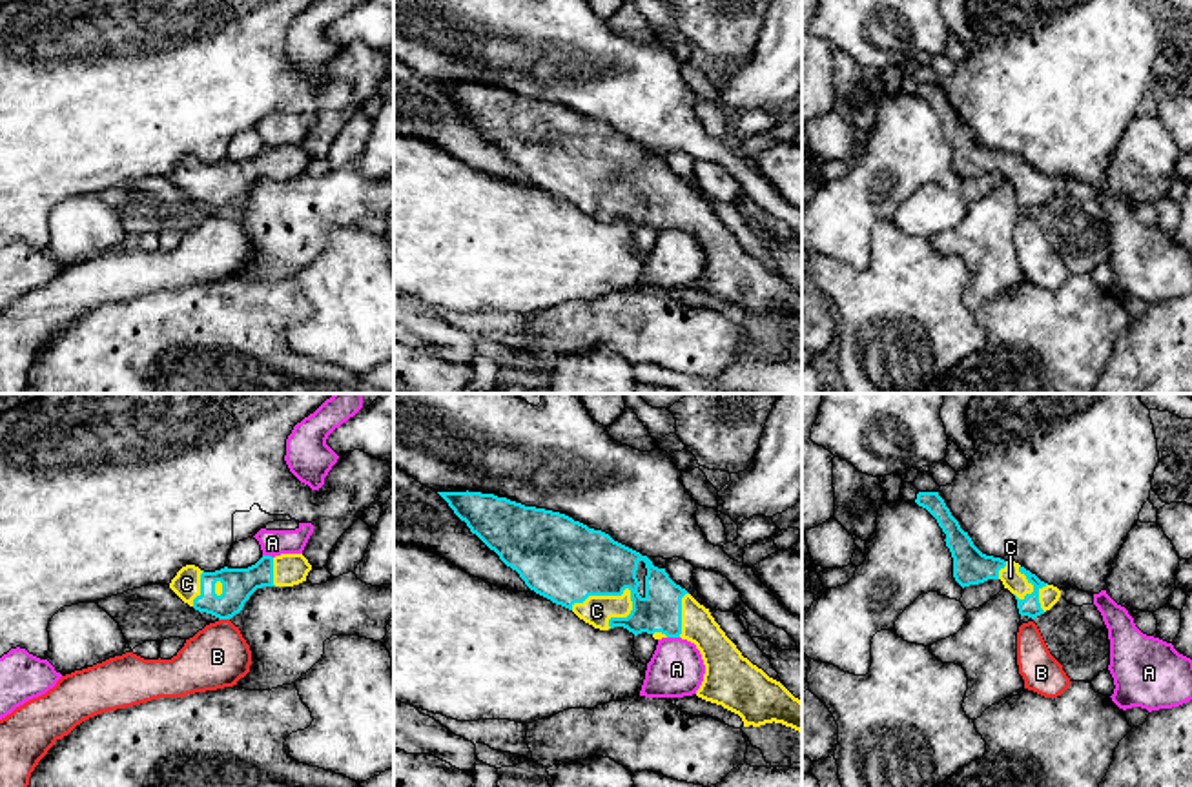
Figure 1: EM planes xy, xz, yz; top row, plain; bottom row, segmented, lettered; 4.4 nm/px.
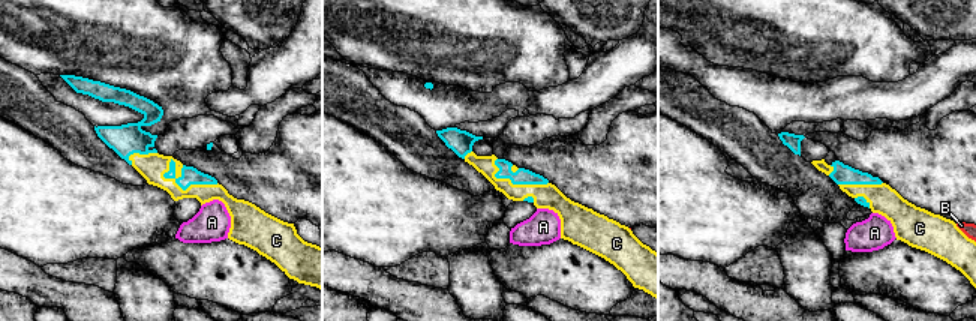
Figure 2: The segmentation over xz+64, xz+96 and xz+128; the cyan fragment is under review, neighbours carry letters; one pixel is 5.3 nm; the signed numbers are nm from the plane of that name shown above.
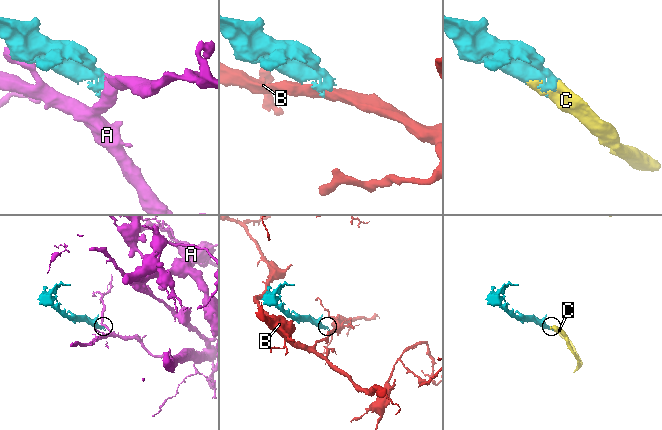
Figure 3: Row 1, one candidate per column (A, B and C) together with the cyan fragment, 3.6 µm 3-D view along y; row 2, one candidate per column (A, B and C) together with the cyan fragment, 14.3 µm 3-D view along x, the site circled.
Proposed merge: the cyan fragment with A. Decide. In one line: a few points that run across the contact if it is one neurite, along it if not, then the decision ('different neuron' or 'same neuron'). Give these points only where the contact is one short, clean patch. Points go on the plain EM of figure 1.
line xz (667, 228), (678, 230); different neuron

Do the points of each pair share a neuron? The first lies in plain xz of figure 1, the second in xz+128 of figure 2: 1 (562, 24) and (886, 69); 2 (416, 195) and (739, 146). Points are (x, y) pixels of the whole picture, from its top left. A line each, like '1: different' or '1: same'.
1: same
2: different

